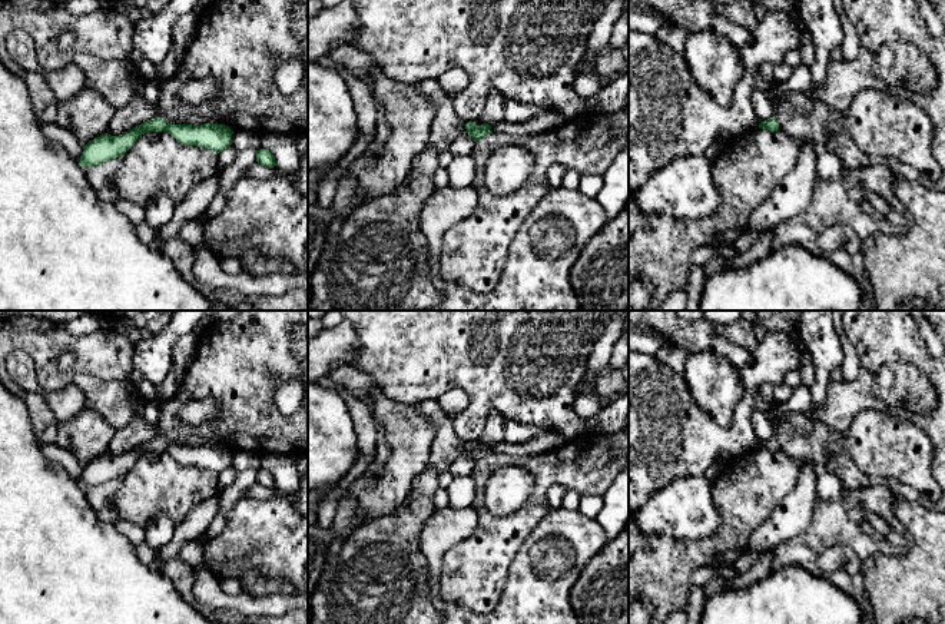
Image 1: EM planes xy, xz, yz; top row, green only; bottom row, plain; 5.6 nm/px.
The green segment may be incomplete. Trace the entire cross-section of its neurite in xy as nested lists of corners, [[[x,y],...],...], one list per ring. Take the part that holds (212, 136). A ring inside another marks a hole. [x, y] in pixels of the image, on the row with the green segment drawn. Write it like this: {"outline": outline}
{"outline": [[[155,117],[123,135],[112,136],[105,133],[94,137],[83,146],[82,156],[77,162],[84,169],[87,166],[97,166],[112,159],[120,157],[142,135],[150,132],[166,132],[182,145],[209,149],[215,153],[219,153],[231,146],[231,137],[233,135],[233,130],[225,125],[172,125],[168,123],[163,117]]]}

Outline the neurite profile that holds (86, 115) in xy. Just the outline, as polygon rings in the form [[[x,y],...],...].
[[[84,87],[76,96],[56,104],[54,123],[69,132],[84,146],[106,133],[115,109],[106,99]]]

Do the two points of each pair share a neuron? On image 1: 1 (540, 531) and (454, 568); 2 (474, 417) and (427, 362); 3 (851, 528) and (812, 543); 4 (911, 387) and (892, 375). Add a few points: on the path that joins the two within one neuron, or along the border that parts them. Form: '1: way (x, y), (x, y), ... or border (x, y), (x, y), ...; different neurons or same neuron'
1: border (547, 510), (509, 566); different neurons
2: way (476, 398), (476, 392), (446, 362); same neuron
3: way (841, 528), (826, 528), (822, 533); same neuron
4: way (907, 387), (897, 379); same neuron

